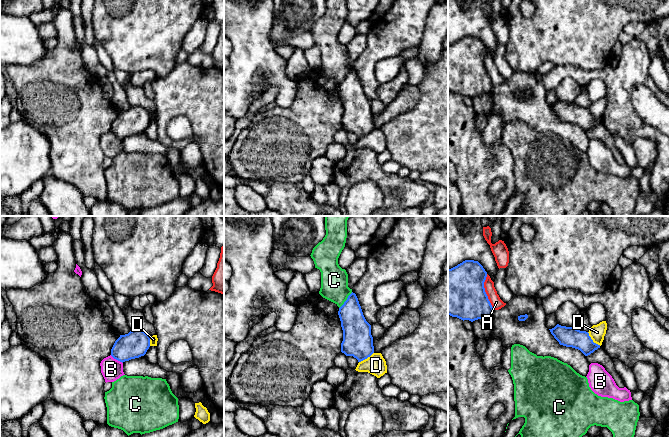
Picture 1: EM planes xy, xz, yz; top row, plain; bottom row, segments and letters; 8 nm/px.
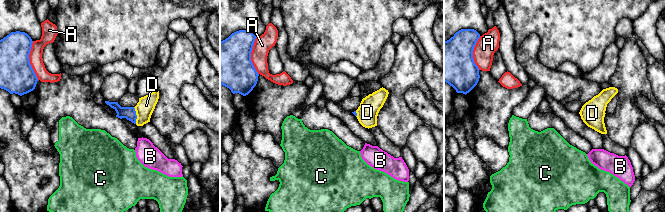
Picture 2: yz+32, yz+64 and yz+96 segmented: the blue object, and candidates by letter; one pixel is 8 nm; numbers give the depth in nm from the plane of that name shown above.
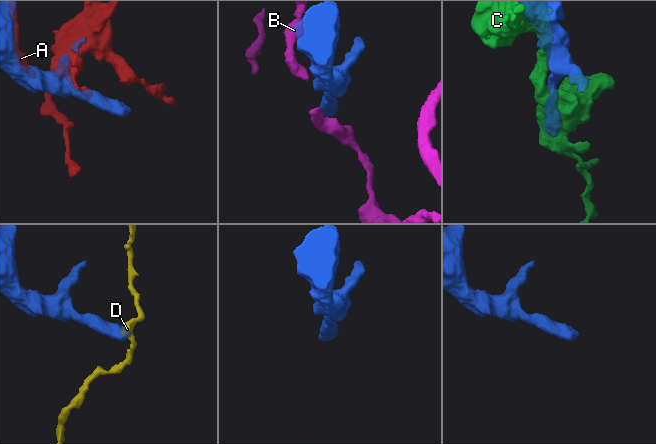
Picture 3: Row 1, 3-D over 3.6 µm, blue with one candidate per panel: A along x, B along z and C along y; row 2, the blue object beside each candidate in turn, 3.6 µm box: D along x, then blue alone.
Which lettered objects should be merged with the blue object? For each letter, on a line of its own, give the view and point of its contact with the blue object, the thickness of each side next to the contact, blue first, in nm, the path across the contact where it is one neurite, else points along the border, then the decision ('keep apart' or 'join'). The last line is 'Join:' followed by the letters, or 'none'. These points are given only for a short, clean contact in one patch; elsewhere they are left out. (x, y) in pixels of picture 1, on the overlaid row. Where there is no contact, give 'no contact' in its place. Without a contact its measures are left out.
A: yz (485, 292) | 400/90 nm | along yz (486, 274), (484, 289), (494, 309) | keep apart
B: xy (116, 359) | 220/170 nm | keep apart
C: xz (346, 300) | 220/220 nm | keep apart
D: yz (592, 340) | 160/130 nm | along yz (587, 332), (590, 338), (600, 345) | keep apart
Join: none

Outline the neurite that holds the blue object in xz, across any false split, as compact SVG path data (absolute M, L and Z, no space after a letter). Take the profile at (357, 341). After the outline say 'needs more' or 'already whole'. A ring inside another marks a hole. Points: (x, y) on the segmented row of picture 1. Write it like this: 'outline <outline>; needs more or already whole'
outline M351 293L344 304L339 308L338 315L343 330L343 341L341 352L346 356L353 356L361 362L374 353L373 337L371 335L371 325L366 321L358 298L355 293Z; already whole

